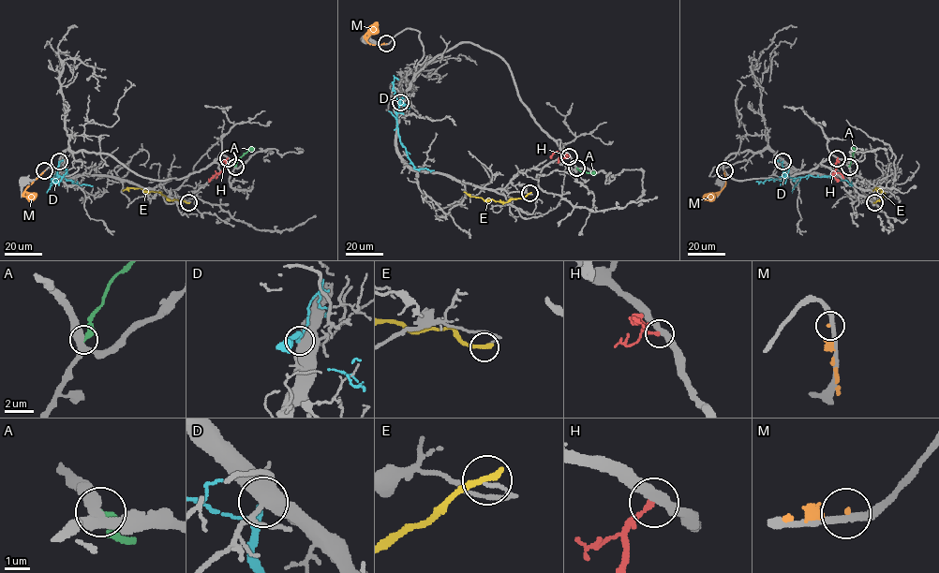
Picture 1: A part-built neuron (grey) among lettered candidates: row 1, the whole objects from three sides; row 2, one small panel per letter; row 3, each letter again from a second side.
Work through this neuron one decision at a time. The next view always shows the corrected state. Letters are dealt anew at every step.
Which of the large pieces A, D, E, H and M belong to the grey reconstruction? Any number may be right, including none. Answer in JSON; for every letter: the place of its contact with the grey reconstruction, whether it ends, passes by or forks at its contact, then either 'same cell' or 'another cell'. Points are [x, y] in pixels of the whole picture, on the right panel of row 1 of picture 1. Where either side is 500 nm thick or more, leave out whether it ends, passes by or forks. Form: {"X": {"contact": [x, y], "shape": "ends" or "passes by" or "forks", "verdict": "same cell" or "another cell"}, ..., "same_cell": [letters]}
{"A": {"contact": [849, 167], "shape": "ends", "verdict": "another cell"}, "D": {"contact": [782, 161], "shape": "passes by", "verdict": "another cell"}, "E": {"contact": [874, 202], "shape": "ends", "verdict": "another cell"}, "H": {"contact": [837, 158], "shape": "ends", "verdict": "another cell"}, "M": {"contact": [724, 170], "shape": "ends", "verdict": "another cell"}, "same_cell": []}

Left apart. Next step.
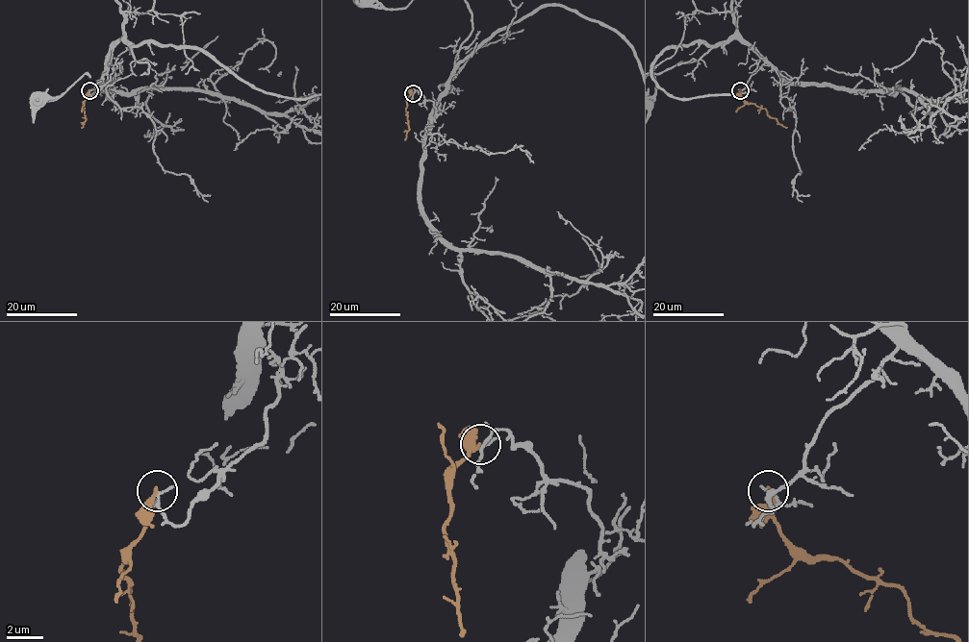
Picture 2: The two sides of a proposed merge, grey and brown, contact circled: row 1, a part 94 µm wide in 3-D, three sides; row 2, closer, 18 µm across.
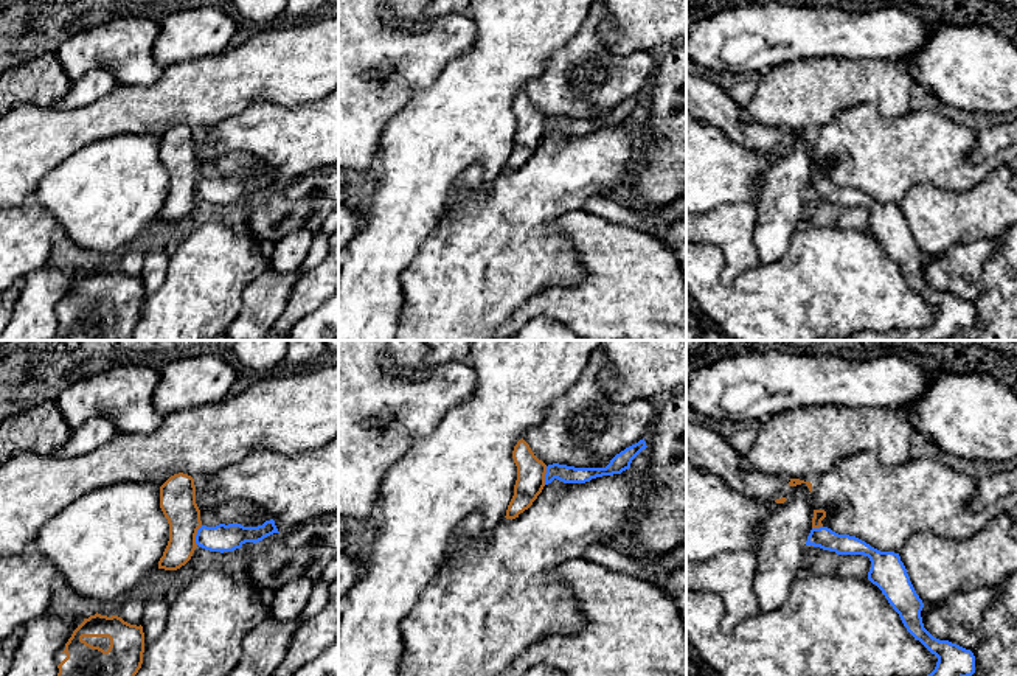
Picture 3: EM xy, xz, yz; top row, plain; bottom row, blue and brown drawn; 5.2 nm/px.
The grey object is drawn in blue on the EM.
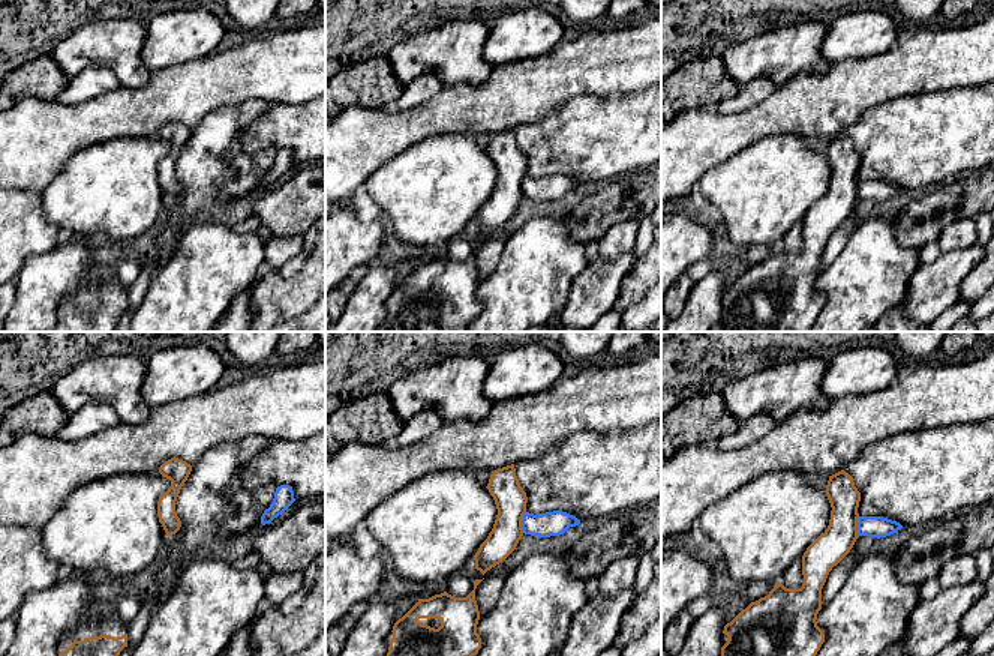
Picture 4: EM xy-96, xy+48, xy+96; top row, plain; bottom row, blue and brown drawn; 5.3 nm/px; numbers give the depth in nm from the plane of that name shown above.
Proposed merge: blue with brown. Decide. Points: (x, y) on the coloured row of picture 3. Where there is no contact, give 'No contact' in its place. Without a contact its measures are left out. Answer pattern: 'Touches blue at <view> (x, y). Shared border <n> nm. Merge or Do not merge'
Touches blue at xy (196, 535). Shared border 110 nm. Do not merge

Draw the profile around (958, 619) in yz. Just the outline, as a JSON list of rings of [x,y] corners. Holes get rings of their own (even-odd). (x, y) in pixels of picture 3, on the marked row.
[[[980,587],[950,595],[939,606],[928,606],[924,628],[939,640],[949,640],[966,650],[975,650],[981,639],[981,617],[995,601],[995,591]]]

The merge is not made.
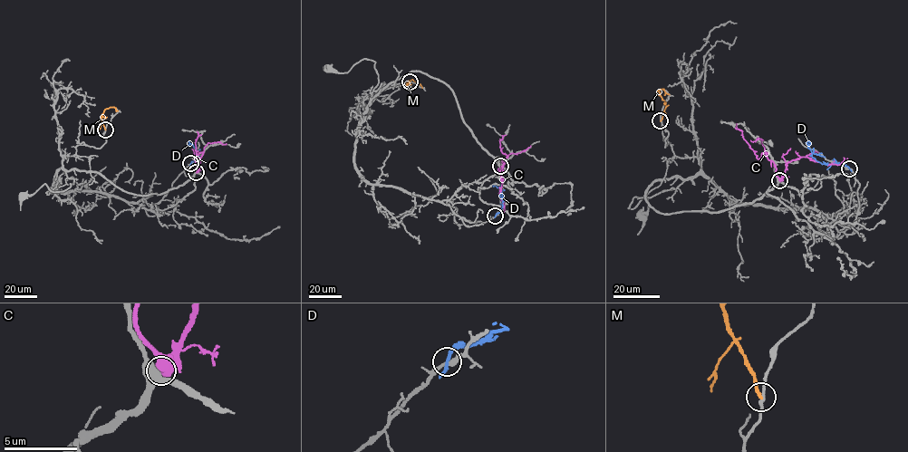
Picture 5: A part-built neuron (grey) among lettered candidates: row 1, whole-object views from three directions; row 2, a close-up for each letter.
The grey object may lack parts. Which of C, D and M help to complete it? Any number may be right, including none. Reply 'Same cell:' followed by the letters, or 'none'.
Same cell: none

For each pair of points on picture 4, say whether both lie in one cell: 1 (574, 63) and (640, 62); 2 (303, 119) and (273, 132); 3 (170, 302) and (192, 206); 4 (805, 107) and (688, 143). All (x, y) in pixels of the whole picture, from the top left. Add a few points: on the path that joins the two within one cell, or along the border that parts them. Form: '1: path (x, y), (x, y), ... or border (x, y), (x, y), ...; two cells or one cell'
1: path (591, 63), (624, 62); one cell
2: path (296, 126), (281, 126); one cell
3: border (191, 225), (168, 258); two cells
4: path (777, 114), (741, 131), (717, 137); one cell

